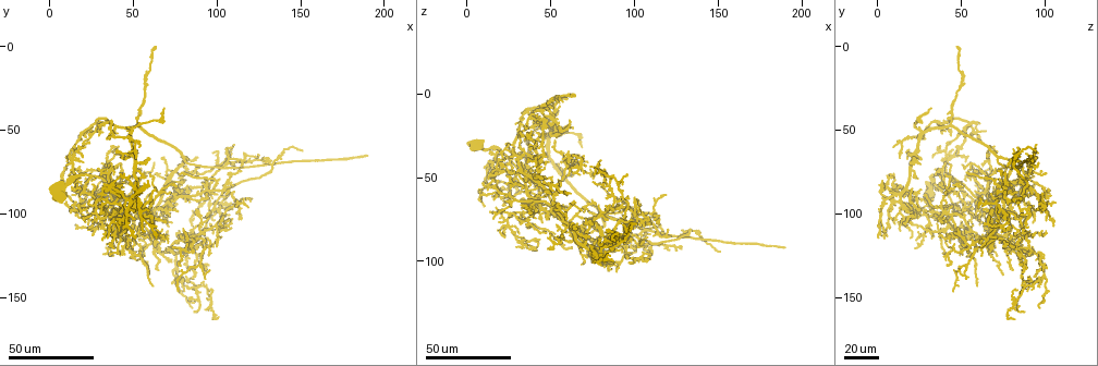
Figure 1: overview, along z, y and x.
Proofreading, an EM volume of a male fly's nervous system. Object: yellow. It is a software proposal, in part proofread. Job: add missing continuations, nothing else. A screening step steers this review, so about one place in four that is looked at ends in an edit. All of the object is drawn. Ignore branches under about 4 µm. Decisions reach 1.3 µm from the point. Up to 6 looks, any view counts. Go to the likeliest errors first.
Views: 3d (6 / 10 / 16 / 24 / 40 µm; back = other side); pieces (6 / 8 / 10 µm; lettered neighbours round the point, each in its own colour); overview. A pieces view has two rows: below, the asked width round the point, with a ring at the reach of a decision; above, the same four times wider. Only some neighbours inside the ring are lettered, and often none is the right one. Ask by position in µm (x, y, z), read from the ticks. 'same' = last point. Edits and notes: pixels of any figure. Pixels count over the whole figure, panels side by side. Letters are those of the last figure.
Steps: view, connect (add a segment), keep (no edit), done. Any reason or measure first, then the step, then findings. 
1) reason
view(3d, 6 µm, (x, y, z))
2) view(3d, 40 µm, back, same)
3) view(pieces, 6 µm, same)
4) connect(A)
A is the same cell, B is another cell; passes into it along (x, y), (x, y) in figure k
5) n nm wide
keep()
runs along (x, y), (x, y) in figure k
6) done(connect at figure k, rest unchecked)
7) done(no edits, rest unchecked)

branch stops here
view(3d, 40 µm, (77, 138, 93))

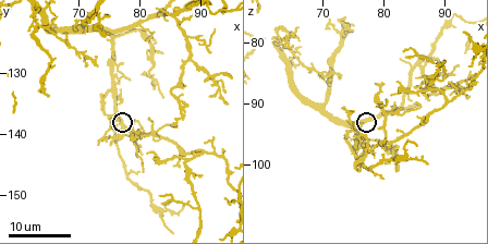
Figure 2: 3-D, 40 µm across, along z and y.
view(pieces, 10 µm, (76.0, 137.5, 93.5))

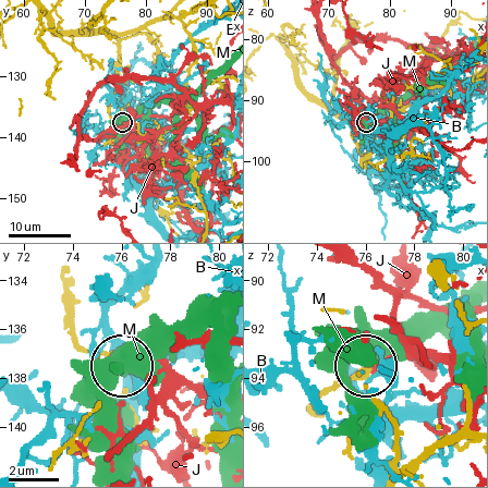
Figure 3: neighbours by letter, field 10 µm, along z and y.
320 nm wide
keep()
B, J and M are other cells; none of them fits

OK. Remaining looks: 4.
thin end
view(3d, 24 µm, (95, 130, 85))

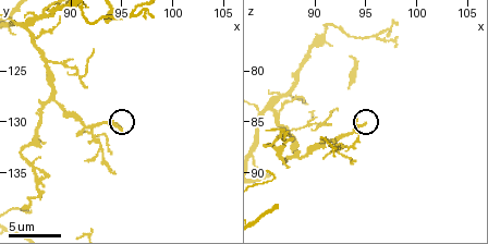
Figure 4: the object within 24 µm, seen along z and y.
view(pieces, 8 µm, (95.0, 130.6, 85.2))

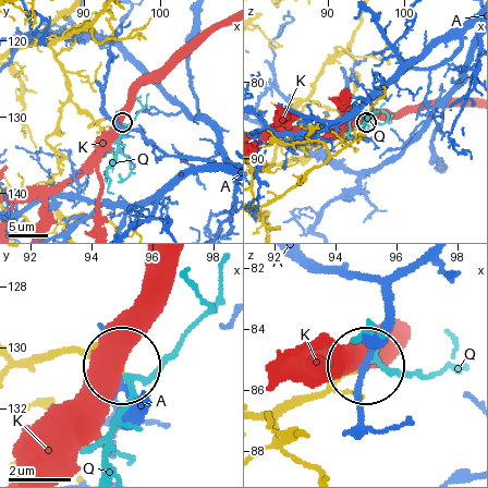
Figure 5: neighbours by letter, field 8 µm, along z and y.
connect(Q)
Q is the same cell, A and K are other cells; passes into it along (41, 361), (86, 353), (122, 374), (127, 400), (109, 470) in figure 5; the cell continues

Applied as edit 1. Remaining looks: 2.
done(connect at figure 5, rest unchecked)

